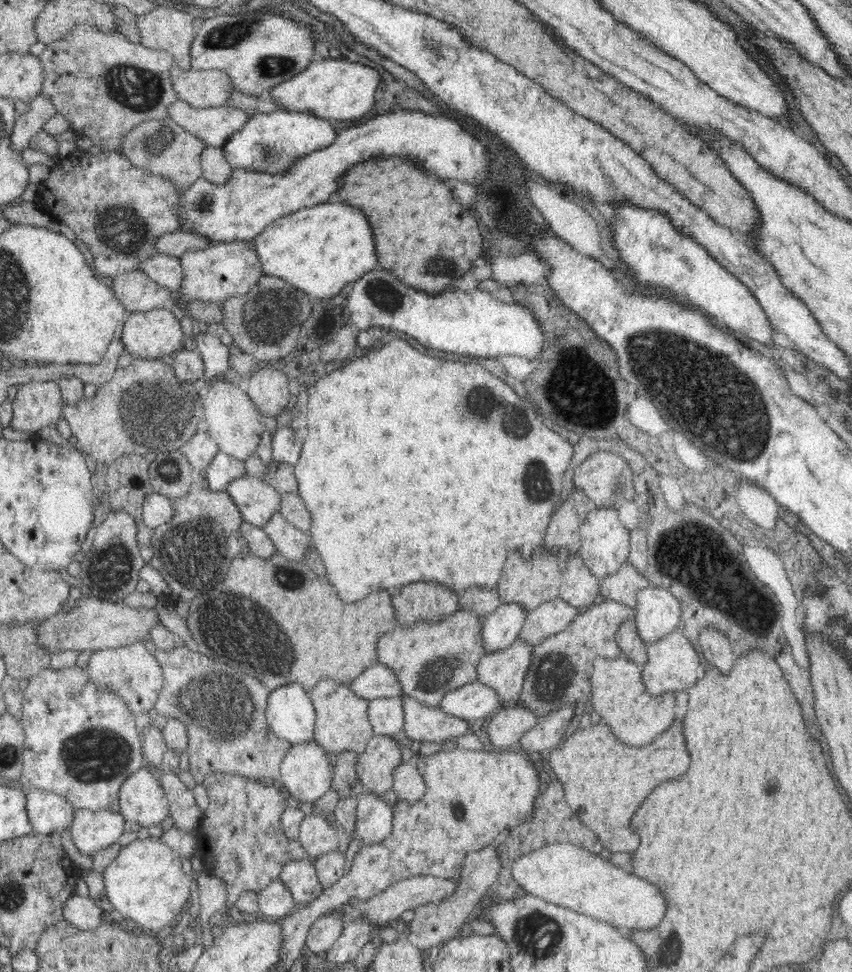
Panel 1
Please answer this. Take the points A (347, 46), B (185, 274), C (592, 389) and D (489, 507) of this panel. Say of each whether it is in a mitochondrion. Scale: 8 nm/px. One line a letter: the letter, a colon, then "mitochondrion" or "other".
A: other
B: other
C: mitochondrion
D: other

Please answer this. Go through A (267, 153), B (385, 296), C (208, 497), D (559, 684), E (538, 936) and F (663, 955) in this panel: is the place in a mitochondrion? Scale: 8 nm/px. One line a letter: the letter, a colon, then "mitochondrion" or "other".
A: mitochondrion
B: mitochondrion
C: other
D: other
E: mitochondrion
F: mitochondrion

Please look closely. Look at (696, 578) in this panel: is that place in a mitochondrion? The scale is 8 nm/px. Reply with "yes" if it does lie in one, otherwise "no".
yes

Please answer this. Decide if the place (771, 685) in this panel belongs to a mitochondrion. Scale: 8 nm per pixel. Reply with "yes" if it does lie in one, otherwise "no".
no

